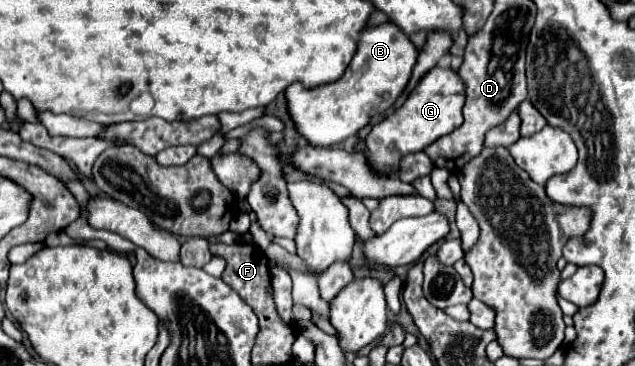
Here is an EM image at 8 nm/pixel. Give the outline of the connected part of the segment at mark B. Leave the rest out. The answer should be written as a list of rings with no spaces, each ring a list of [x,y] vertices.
[[[393,23],[367,27],[361,33],[353,61],[339,81],[313,89],[305,89],[301,83],[293,83],[285,91],[287,111],[295,123],[295,129],[313,147],[329,147],[345,141],[351,135],[357,135],[359,129],[371,123],[375,111],[381,115],[397,101],[397,97],[407,87],[415,61],[415,45]]]

